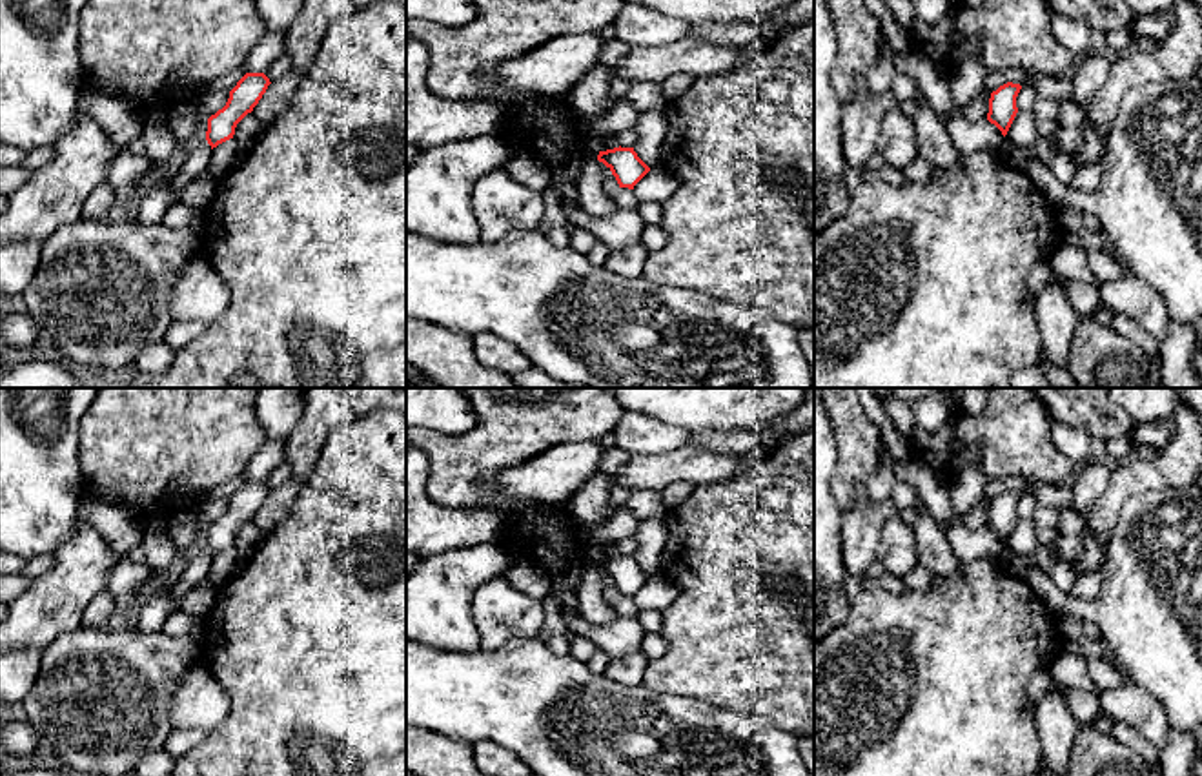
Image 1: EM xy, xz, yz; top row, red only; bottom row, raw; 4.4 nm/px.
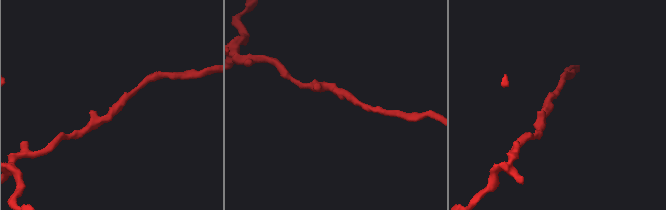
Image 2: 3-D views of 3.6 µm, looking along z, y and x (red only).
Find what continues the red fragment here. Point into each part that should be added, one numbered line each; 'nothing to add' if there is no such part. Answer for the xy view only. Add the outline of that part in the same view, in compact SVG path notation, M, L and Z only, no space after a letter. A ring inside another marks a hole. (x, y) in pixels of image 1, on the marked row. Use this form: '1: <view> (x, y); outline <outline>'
nothing to add

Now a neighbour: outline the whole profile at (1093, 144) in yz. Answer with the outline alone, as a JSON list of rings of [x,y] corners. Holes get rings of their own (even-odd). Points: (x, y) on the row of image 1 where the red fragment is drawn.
[[[1085,120],[1082,144],[1078,151],[1071,157],[1076,169],[1087,168],[1091,162],[1100,162],[1105,151],[1105,138],[1096,128]]]

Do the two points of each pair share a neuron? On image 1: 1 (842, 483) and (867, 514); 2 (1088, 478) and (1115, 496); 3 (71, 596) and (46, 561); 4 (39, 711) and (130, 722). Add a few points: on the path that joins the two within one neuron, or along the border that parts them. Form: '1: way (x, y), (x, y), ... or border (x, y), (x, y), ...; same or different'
1: border (865, 494), (844, 514); different
2: border (1111, 472), (1108, 489), (1084, 520); different
3: border (53, 554), (53, 565), (33, 580); different
4: way (61, 711), (108, 713); same

